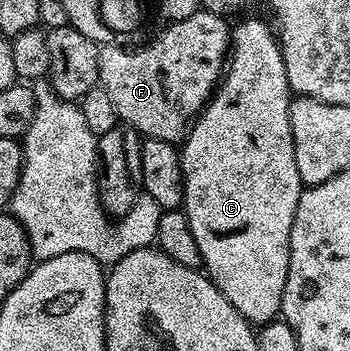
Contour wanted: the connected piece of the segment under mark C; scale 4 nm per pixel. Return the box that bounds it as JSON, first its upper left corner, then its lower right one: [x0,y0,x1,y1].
[180,17,303,327]

